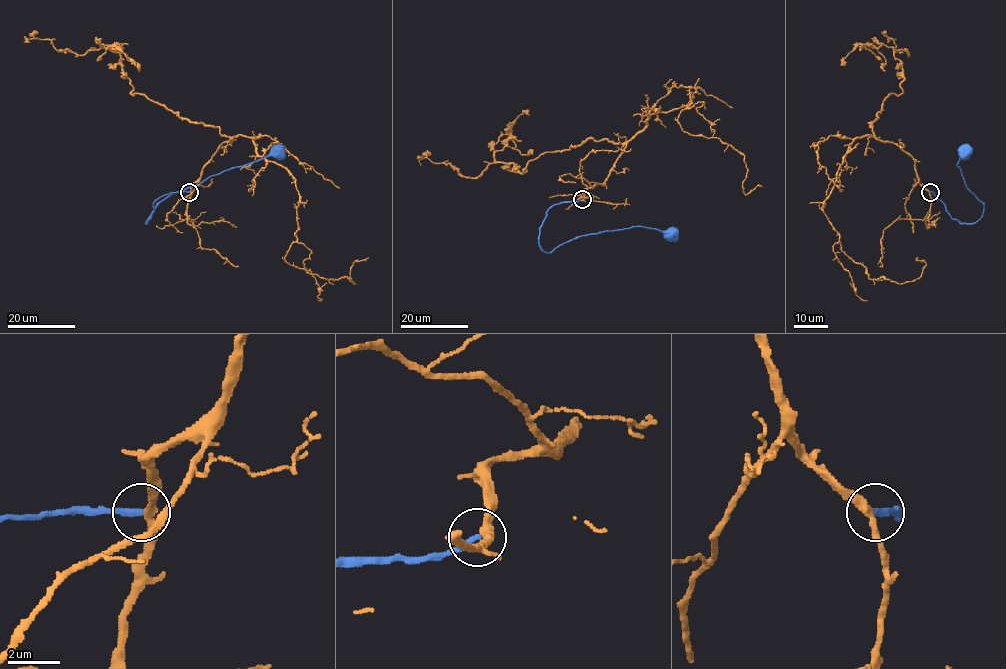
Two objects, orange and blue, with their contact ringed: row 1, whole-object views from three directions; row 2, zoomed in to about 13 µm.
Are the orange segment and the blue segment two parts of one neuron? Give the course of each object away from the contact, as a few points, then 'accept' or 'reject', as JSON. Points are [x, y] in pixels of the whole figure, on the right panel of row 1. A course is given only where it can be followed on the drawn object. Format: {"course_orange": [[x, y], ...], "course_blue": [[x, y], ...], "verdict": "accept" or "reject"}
{"course_orange": [[929, 192], [909, 155], [865, 135], [824, 204], [869, 278], [918, 279], [918, 257]], "course_blue": [[929, 192], [961, 223], [975, 222], [982, 216], [984, 205], [967, 188], [957, 166], [966, 153]], "verdict": "accept"}

